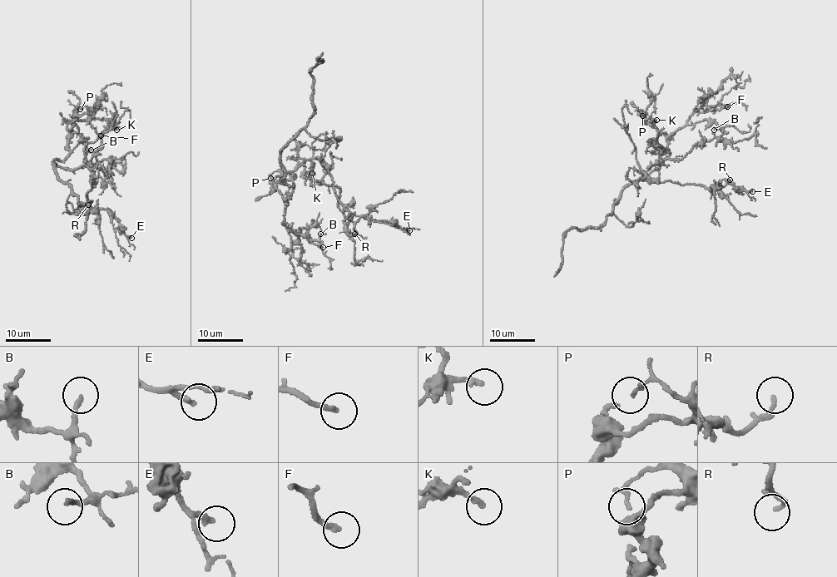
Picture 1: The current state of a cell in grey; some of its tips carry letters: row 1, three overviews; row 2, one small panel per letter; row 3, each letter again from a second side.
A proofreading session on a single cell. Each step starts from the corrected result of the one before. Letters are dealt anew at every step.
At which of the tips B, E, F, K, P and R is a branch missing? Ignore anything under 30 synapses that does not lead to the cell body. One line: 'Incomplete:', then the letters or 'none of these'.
Incomplete: E, F, R

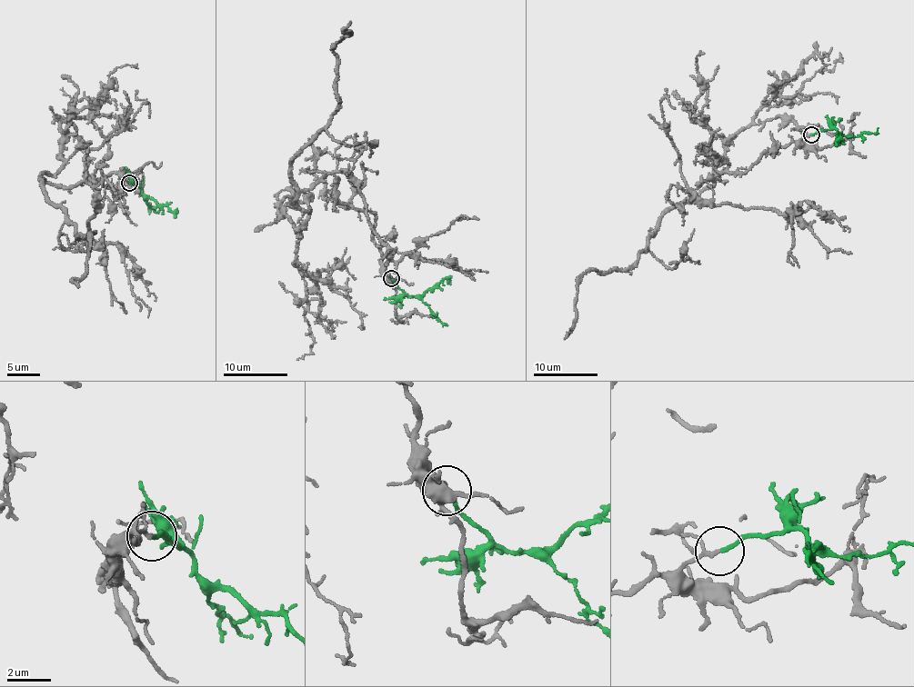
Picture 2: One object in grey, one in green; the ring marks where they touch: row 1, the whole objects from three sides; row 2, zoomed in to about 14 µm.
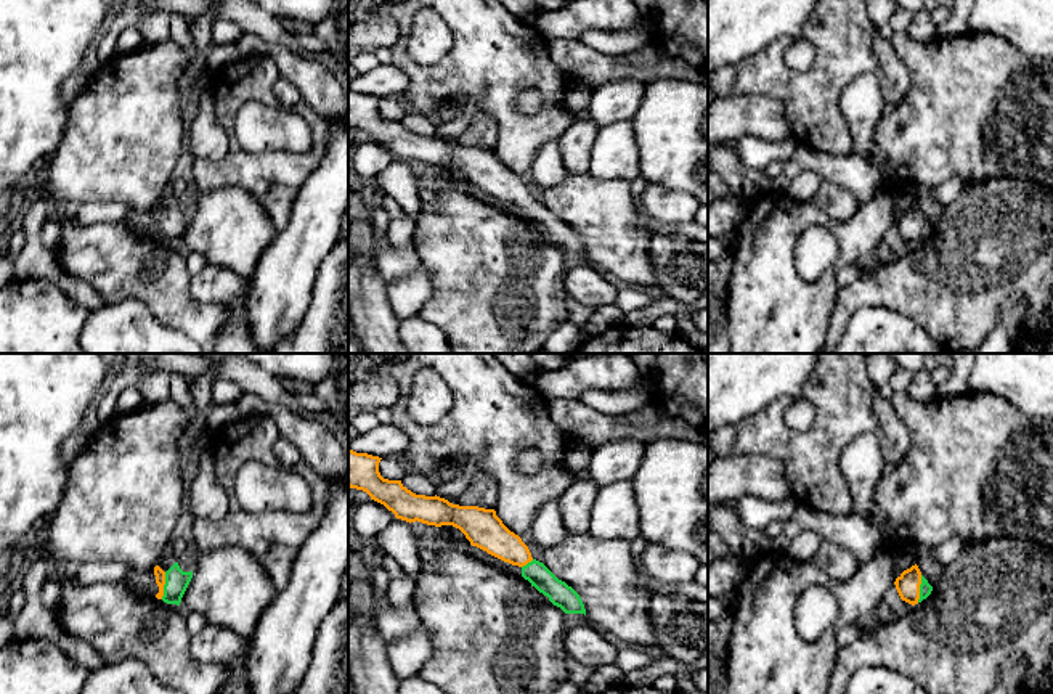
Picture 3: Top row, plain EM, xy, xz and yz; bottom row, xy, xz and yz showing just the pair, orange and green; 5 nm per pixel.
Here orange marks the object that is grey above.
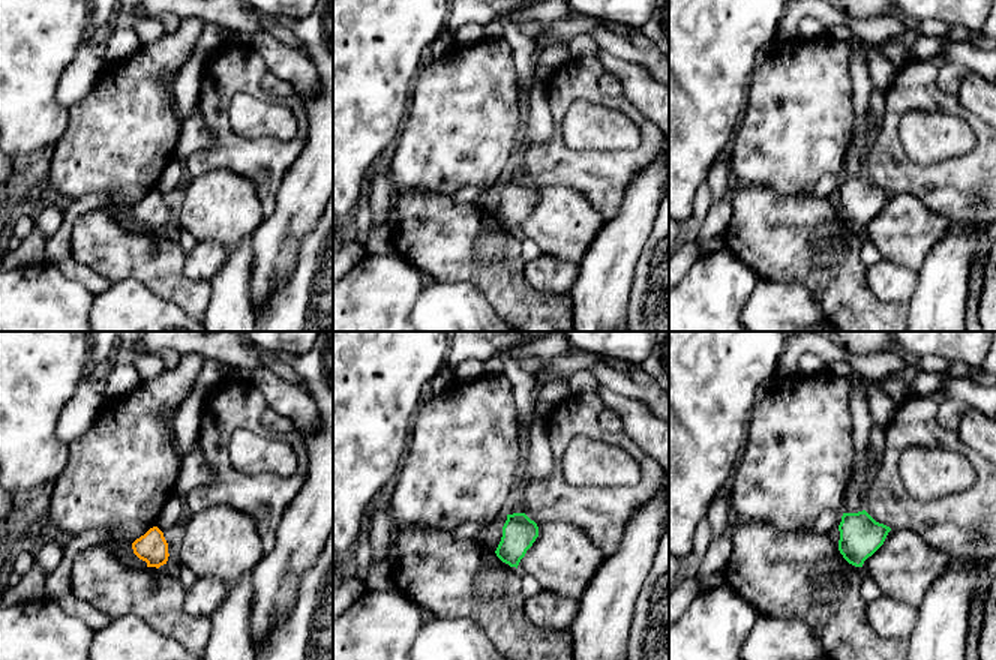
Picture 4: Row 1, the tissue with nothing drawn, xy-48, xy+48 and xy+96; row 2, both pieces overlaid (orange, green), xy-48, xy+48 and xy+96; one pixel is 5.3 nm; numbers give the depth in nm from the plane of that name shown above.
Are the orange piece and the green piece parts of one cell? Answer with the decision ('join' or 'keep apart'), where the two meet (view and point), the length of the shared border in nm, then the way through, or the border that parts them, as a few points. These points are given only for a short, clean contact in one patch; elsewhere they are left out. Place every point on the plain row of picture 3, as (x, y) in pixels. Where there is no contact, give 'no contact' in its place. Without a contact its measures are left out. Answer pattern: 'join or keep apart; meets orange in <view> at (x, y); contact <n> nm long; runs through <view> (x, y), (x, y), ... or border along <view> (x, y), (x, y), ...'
join; meets orange in xy at (162, 225); contact 140 nm long; runs through xy (159, 214), (162, 225), (170, 225), (177, 220)

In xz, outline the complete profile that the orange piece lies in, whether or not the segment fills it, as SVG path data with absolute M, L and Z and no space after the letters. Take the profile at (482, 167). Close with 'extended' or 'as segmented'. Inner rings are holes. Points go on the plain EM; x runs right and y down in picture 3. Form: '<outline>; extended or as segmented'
M348 88L348 127L366 132L371 140L384 145L396 159L427 165L453 165L472 186L518 206L522 217L565 254L584 254L579 235L559 220L543 202L531 198L528 186L510 172L494 149L453 145L440 137L416 135L401 120L384 119L379 112L382 98L356 93Z; extended

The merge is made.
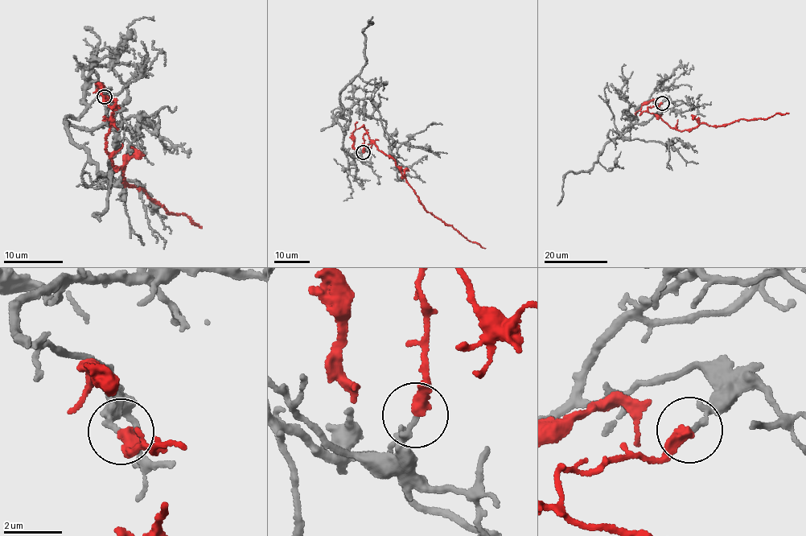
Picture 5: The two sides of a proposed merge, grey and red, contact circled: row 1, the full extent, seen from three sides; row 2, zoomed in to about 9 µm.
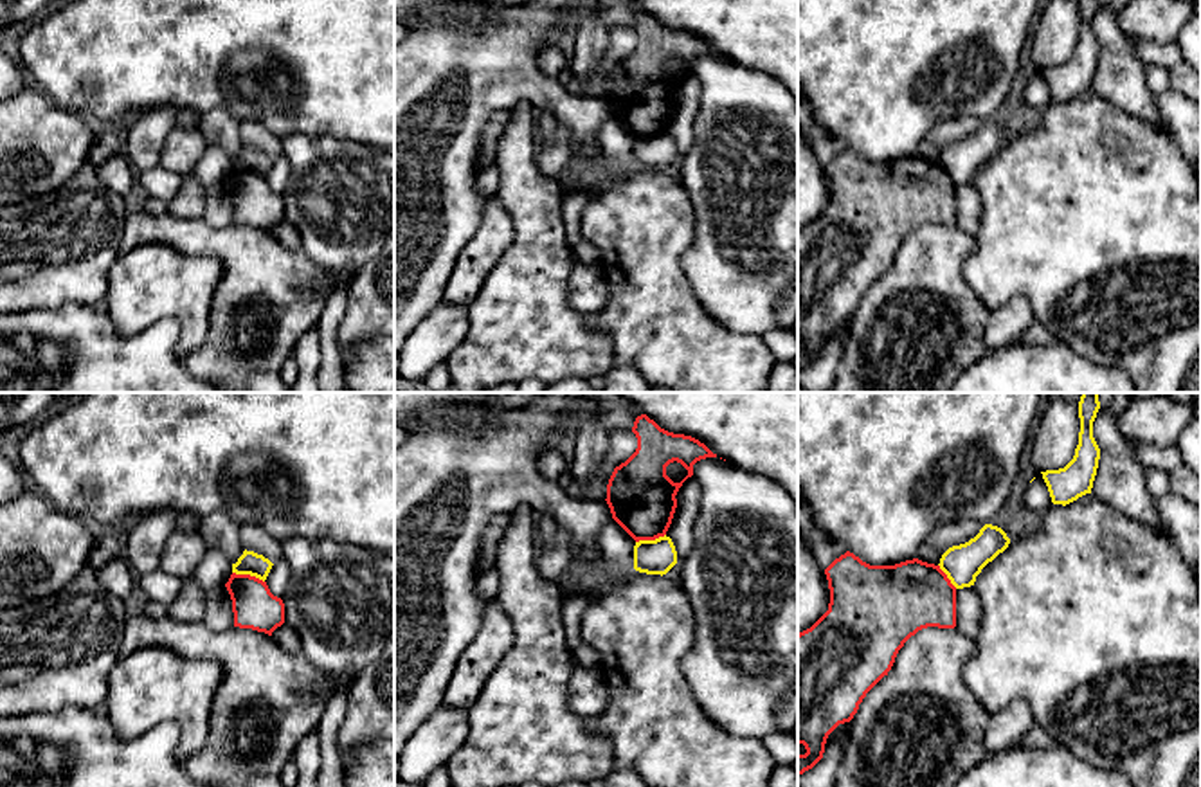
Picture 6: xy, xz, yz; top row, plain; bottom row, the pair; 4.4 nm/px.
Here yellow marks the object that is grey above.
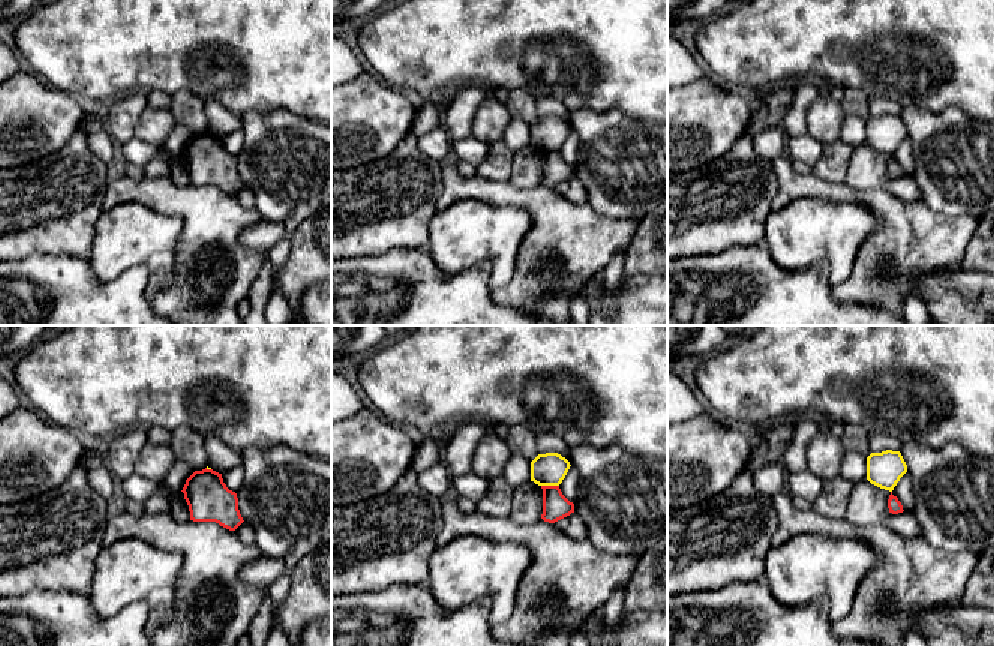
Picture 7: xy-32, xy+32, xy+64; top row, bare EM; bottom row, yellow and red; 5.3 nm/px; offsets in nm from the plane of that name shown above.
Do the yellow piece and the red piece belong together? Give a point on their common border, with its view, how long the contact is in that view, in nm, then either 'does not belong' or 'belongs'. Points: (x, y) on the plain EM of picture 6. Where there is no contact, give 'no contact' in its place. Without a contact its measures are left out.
meets yellow in xy at (249, 170); contact 150 nm long; does not belong

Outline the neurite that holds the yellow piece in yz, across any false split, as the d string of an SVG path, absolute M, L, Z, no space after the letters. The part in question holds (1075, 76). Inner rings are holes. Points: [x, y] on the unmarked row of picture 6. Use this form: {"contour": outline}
{"contour": "M1079 0L1080 29L1073 56L1059 67L1041 68L1053 101L1070 101L1091 90L1100 45L1093 34L1093 18L1100 0Z"}

